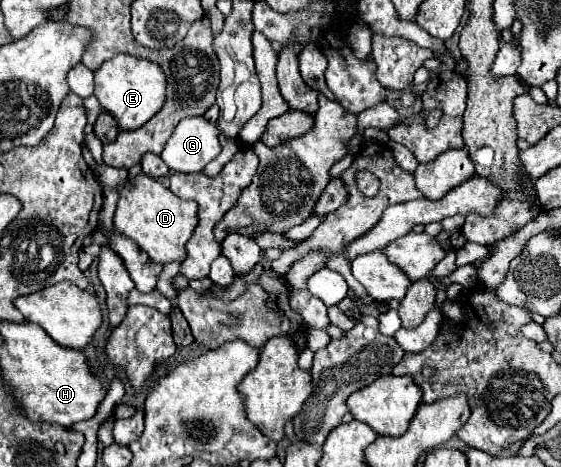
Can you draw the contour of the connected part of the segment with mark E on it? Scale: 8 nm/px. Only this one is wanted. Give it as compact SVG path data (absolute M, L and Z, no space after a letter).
M117 55L95 71L95 97L99 99L99 105L117 119L121 129L139 129L145 125L163 107L165 91L167 77L163 69L147 59Z

